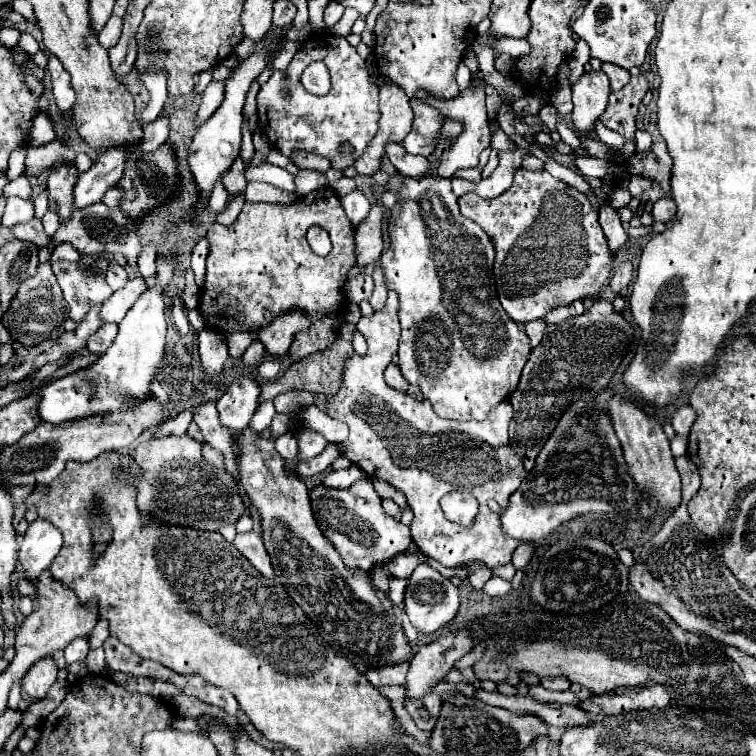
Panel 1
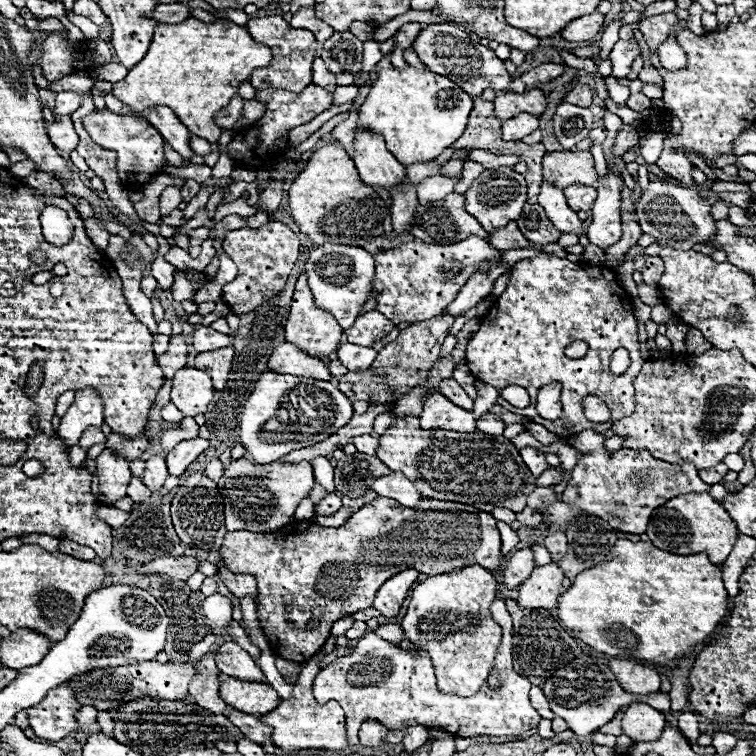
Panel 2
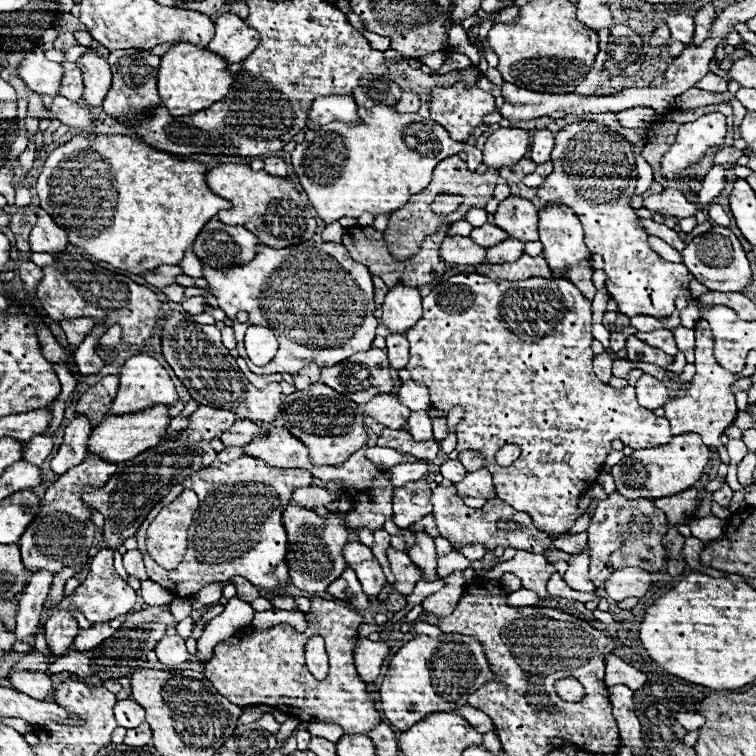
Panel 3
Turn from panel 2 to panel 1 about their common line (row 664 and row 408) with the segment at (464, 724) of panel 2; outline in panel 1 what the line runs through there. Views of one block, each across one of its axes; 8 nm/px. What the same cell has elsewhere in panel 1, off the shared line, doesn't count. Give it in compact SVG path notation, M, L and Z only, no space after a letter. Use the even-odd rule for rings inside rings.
M396 292L388 294L386 306L372 316L362 317L356 329L366 338L368 352L364 356L352 354L344 362L342 370L342 386L340 390L328 398L328 416L334 420L342 420L348 424L350 434L344 442L338 446L344 450L342 456L346 456L352 464L360 466L368 476L382 478L388 484L392 484L396 490L404 492L408 498L408 506L414 512L412 520L412 538L420 552L428 558L438 560L442 566L456 568L470 562L484 562L488 568L496 568L502 564L508 564L512 560L512 552L520 544L520 540L508 536L502 532L500 524L500 512L508 508L510 496L518 490L522 480L528 476L522 458L510 448L510 436L508 426L512 420L512 406L510 402L500 402L496 408L490 410L488 418L482 422L456 422L456 420L444 420L434 410L432 404L424 398L418 400L416 396L410 396L406 392L394 390L384 382L384 370L392 362L392 356L398 350L398 338L400 338L400 322L398 322L398 298ZM448 492L470 492L480 502L480 516L476 518L476 524L470 528L464 528L460 524L450 522L442 508L440 498Z

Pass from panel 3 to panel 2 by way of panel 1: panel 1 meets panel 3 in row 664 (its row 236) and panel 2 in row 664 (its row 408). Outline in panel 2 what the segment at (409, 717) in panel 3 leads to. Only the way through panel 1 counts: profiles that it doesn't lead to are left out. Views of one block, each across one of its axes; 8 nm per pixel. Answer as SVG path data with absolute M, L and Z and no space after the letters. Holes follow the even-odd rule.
M474 564L430 576L412 590L412 600L400 624L414 648L424 648L430 654L442 692L472 696L486 684L502 638L502 630L488 610L496 586L496 578L480 564Z

